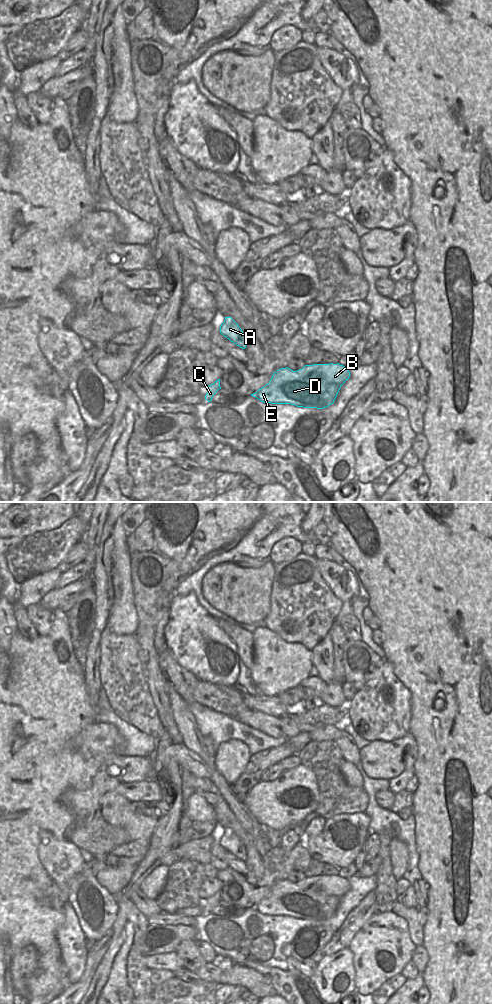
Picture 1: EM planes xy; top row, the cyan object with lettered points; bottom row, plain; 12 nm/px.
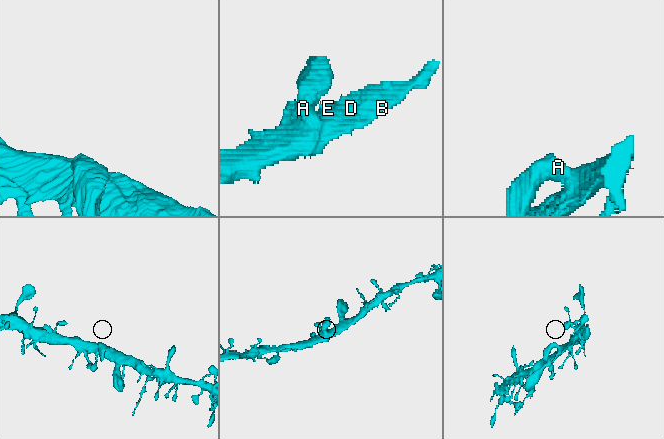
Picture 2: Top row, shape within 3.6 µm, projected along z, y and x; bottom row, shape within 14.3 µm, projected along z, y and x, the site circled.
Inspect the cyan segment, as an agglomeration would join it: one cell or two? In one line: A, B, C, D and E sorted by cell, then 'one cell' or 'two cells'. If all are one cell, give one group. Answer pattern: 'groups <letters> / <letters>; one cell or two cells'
groups A B C D E; one cell

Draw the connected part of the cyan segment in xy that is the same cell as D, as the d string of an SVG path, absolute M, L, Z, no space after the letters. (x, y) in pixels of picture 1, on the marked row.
M339 363L305 365L297 371L286 367L274 372L269 383L251 396L263 403L291 404L303 408L323 409L334 403L341 386L349 377L348 367Z

